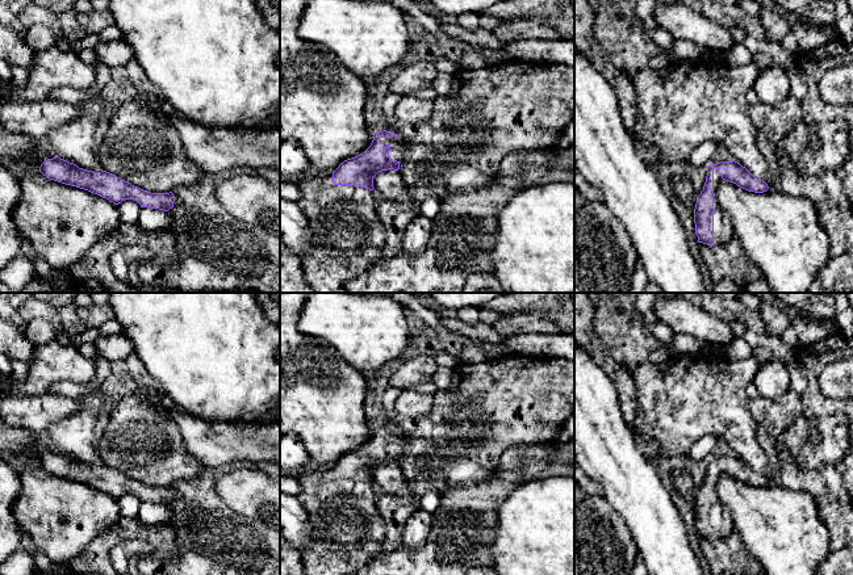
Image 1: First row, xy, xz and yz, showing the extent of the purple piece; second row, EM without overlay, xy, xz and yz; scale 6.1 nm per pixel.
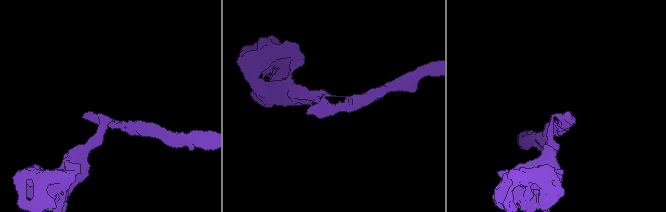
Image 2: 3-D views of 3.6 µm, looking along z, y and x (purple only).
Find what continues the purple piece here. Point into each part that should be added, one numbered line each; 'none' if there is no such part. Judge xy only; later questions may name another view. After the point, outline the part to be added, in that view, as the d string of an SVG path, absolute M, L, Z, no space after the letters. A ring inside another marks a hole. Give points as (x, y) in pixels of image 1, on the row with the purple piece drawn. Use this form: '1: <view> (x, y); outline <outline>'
1: xy (13, 146); outline M0 125L0 160L7 161L25 156L35 156L42 164L45 160L53 159L55 154L43 140L7 131Z

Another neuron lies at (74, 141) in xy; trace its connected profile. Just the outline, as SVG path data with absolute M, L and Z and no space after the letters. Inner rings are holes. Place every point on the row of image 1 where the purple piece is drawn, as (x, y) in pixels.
M95 96L76 104L81 113L72 121L51 129L45 143L63 160L79 168L101 172L105 171L93 151L95 133L104 109L101 96Z

